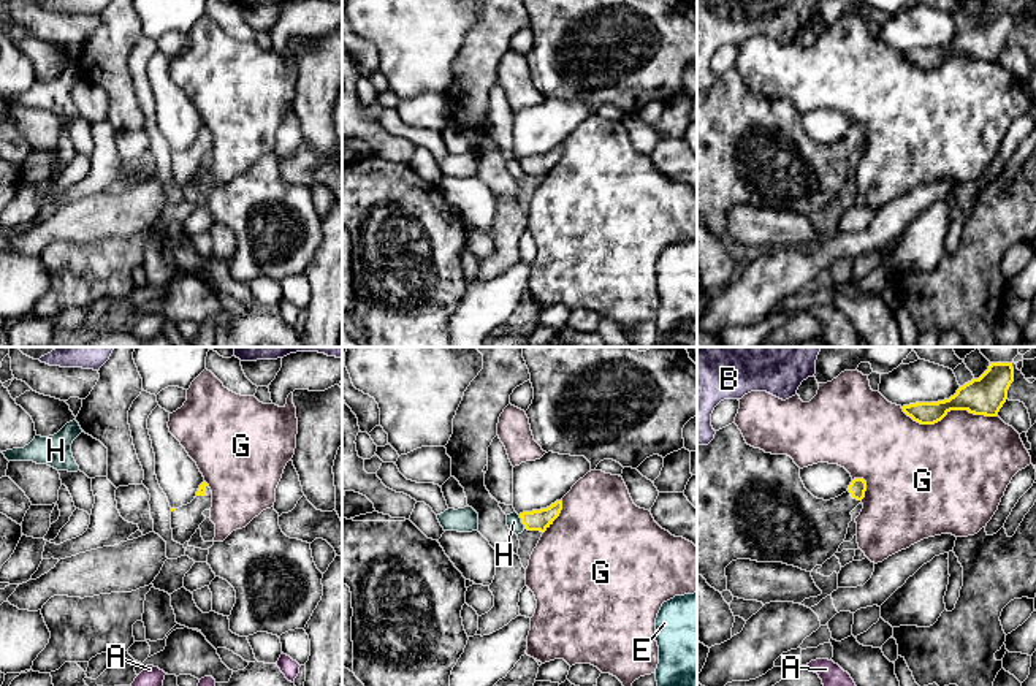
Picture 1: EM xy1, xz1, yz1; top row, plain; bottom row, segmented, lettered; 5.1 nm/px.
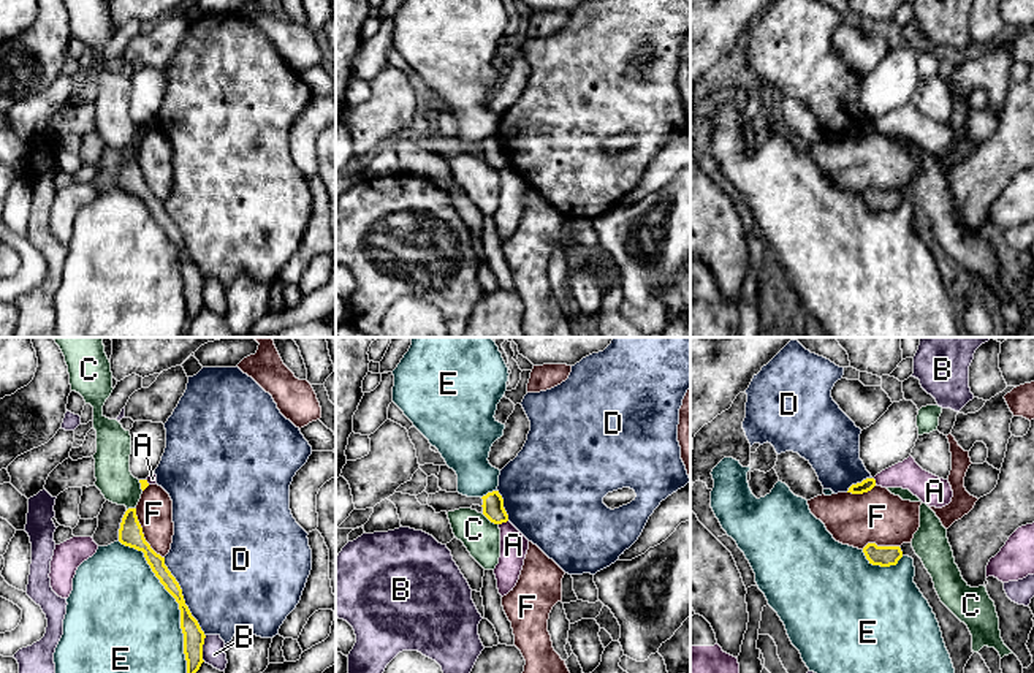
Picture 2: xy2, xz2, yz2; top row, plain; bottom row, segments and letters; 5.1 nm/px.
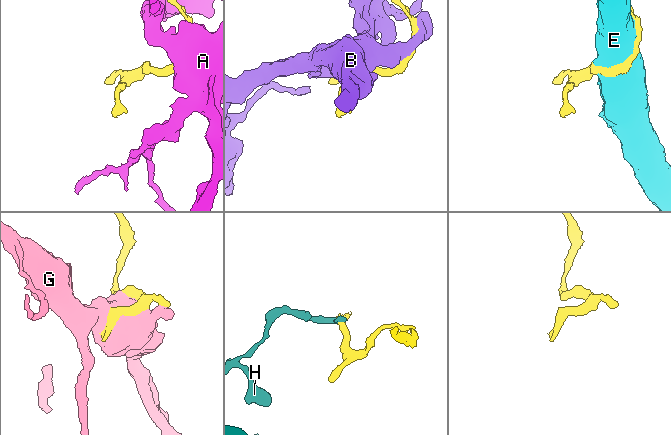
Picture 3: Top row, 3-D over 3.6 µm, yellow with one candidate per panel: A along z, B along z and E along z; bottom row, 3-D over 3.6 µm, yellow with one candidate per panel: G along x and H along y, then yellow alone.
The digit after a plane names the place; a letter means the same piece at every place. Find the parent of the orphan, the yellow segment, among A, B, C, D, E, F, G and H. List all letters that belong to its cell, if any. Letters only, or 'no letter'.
no letter

